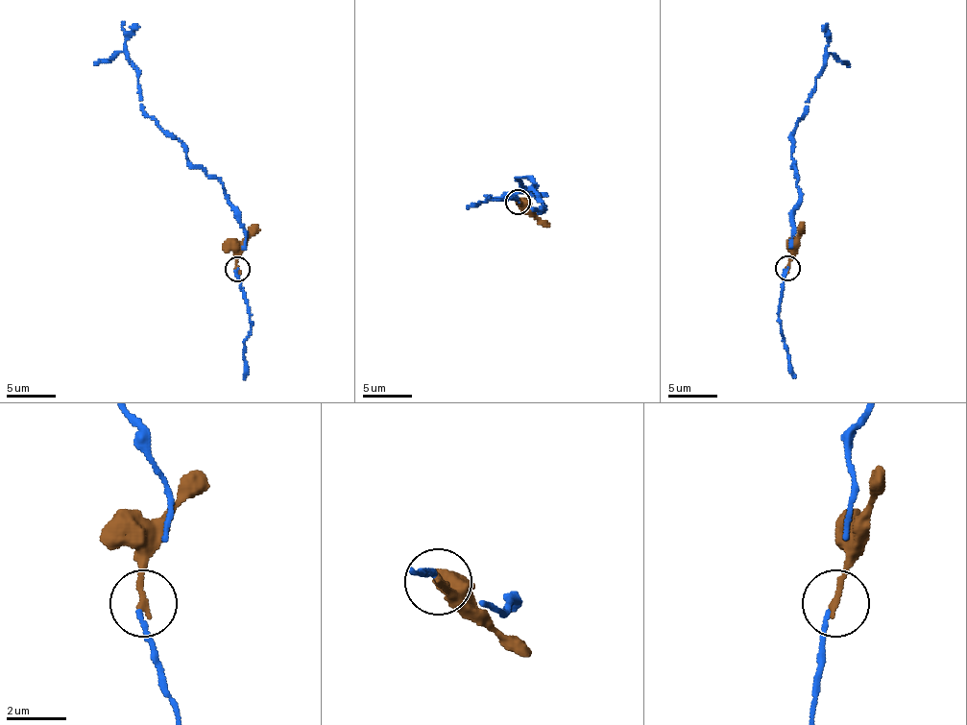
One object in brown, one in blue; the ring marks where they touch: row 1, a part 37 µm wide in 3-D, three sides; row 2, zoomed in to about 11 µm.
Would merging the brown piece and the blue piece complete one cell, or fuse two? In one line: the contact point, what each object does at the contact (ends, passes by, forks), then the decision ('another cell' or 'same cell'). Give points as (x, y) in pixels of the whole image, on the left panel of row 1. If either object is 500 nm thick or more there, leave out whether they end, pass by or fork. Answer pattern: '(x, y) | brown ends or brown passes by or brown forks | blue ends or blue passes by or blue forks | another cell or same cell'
(237, 269) | brown ends | blue ends | another cell

